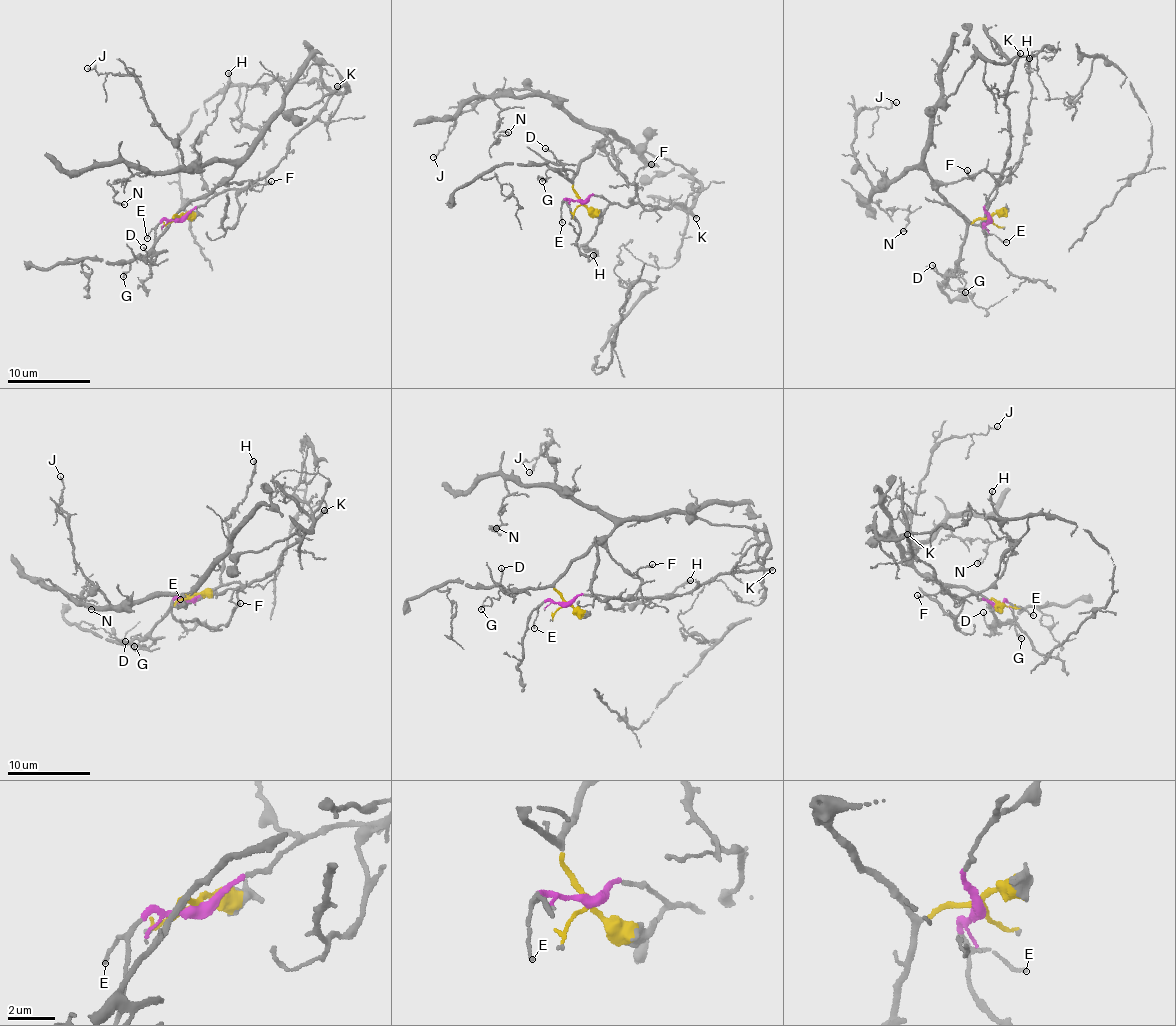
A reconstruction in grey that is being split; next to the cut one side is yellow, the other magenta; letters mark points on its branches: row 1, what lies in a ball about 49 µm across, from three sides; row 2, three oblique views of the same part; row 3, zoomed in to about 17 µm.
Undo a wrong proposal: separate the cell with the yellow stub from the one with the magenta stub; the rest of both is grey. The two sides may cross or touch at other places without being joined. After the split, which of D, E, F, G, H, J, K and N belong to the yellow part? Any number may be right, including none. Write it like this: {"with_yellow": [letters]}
{"with_yellow": ["D", "F", "G", "J", "N"]}

